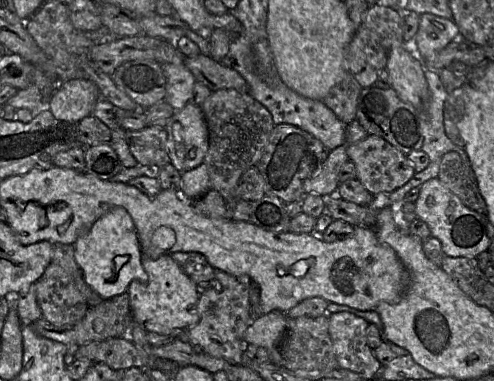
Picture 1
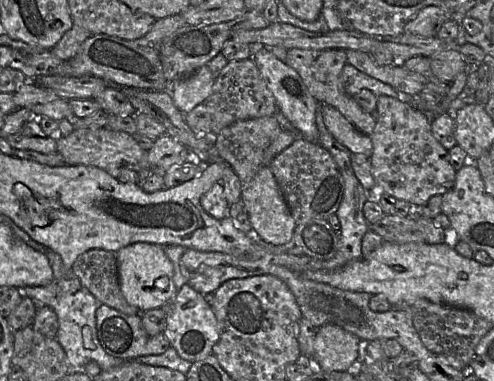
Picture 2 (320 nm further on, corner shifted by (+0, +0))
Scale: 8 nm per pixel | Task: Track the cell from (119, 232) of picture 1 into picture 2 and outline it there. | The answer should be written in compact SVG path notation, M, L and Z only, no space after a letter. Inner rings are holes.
M138 242L116 252L121 292L126 301L141 312L161 308L177 293L174 284L174 267L165 253L164 246Z

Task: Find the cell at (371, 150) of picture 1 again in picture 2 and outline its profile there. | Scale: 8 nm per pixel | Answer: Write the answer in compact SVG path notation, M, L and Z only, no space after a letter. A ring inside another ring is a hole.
M385 95L377 98L370 156L375 184L384 193L414 206L425 203L434 195L445 194L454 186L457 171L449 161L448 150L432 134L432 118L398 98Z

